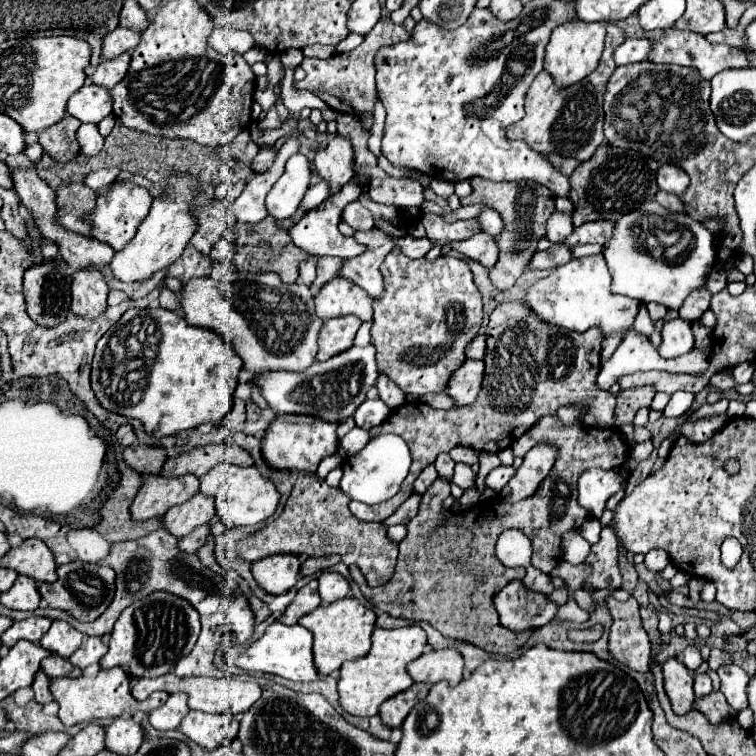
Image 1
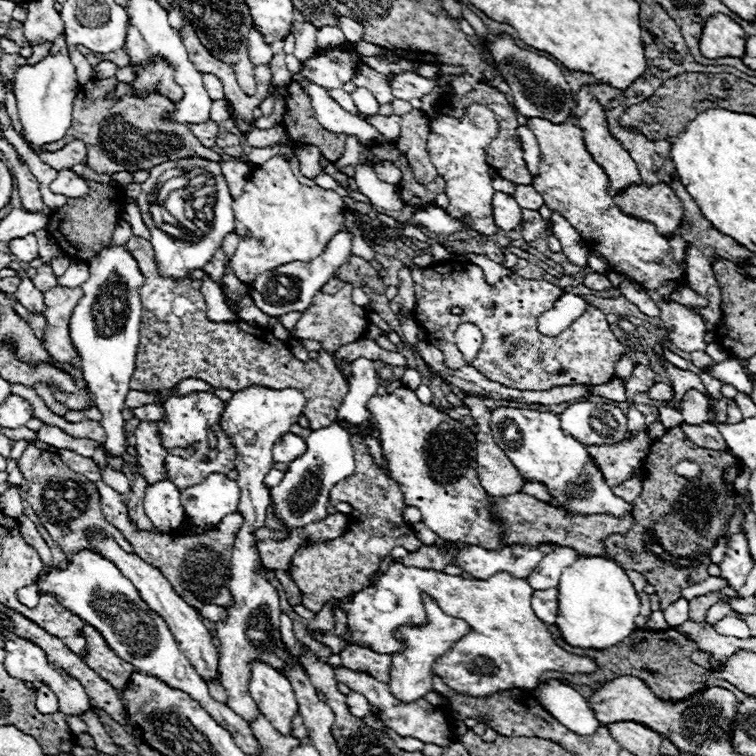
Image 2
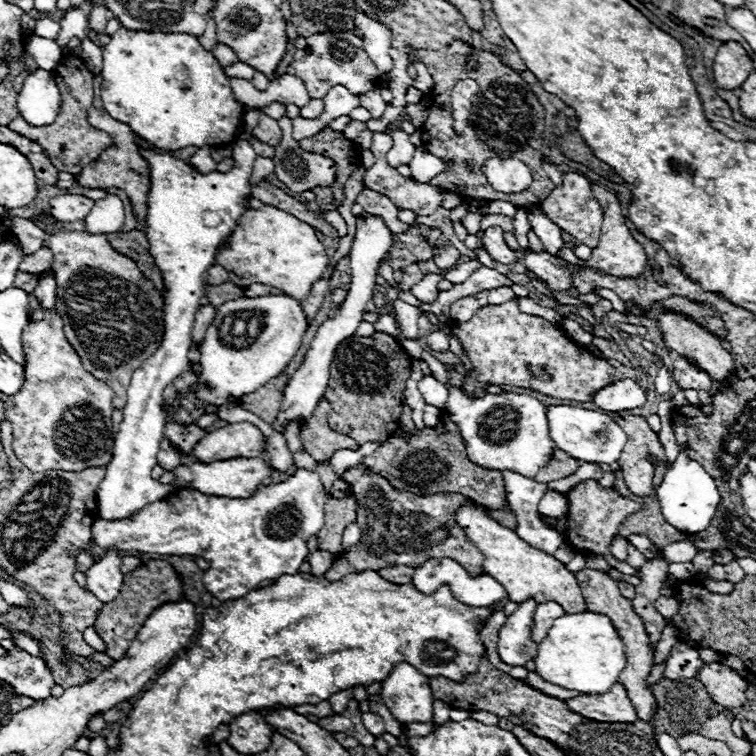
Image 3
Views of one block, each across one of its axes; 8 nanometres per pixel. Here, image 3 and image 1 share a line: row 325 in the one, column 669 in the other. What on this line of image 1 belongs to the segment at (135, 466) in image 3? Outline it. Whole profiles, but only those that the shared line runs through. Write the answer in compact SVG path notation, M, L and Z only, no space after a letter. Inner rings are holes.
M662 164L658 170L658 188L664 192L682 196L688 188L688 182L690 182L688 174L674 164Z

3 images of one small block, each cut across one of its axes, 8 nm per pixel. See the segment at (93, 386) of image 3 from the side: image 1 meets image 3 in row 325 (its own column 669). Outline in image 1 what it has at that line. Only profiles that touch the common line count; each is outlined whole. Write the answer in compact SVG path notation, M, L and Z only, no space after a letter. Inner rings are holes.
M666 28L666 36L662 40L654 42L654 50L650 52L648 60L670 62L670 64L680 64L680 66L694 66L706 80L712 80L718 72L722 72L726 68L748 68L750 66L748 54L744 50L728 46L728 44L710 44L702 34L682 32L676 28Z

